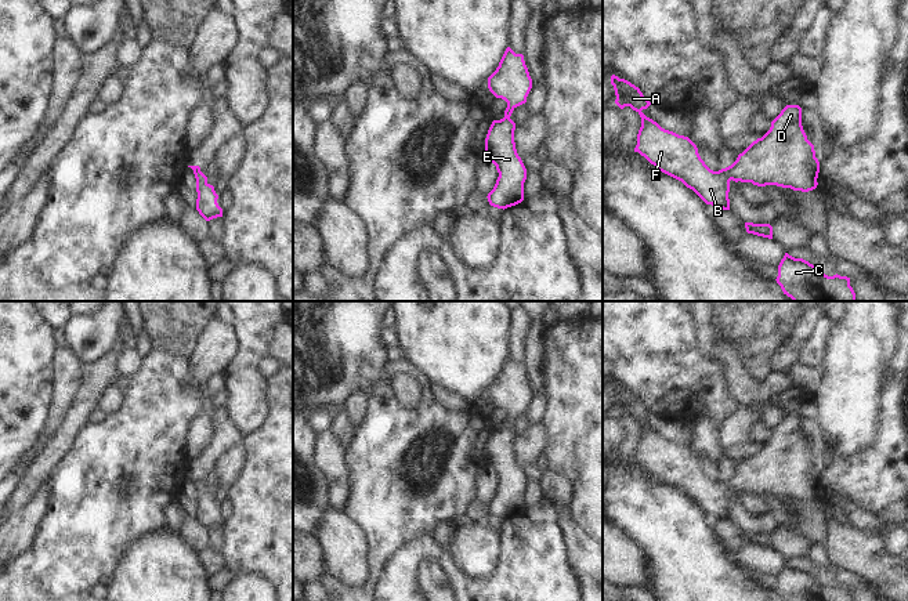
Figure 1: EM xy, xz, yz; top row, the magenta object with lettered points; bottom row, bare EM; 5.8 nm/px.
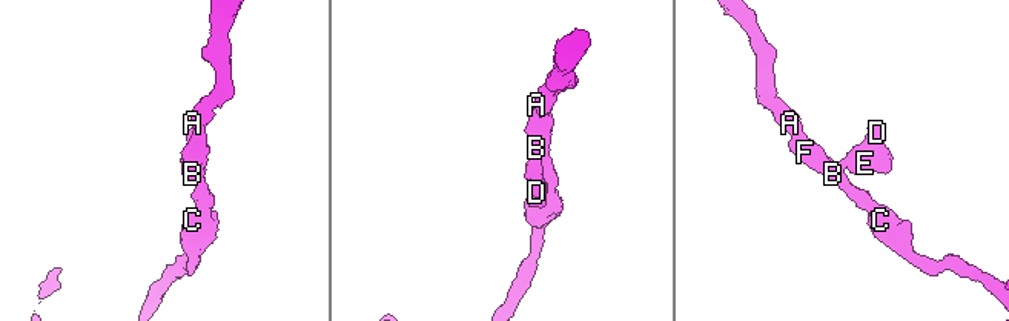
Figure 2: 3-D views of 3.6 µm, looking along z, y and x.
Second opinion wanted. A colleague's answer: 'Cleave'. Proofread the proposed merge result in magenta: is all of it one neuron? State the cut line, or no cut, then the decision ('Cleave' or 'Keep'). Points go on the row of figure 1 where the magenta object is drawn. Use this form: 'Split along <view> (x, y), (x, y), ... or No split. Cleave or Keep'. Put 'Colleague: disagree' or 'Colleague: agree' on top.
Colleague: disagree
No split. Keep.

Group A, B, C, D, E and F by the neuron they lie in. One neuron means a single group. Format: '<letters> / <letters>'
A B C D E F

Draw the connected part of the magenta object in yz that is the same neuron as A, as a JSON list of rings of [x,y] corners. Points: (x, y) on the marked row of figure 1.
[[[615,75],[611,76],[611,84],[616,95],[615,104],[621,109],[630,106],[641,117],[634,152],[659,171],[681,181],[706,204],[730,210],[731,180],[802,192],[813,191],[818,185],[820,162],[803,130],[799,105],[786,105],[771,122],[770,130],[739,153],[731,166],[713,171],[688,137],[662,128],[641,112],[651,102],[639,87]]]

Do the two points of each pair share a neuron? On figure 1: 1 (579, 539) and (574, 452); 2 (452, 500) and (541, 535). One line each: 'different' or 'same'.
1: different
2: different

